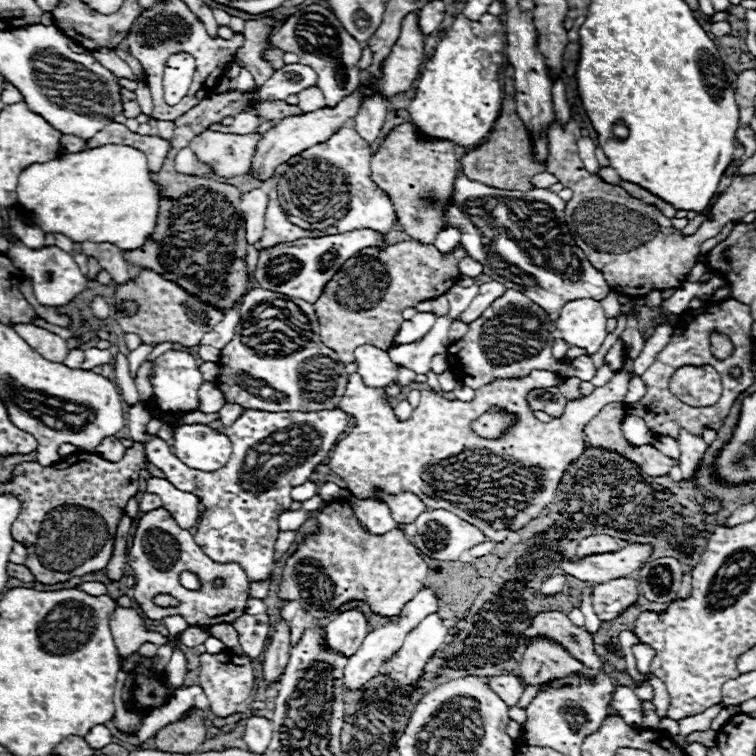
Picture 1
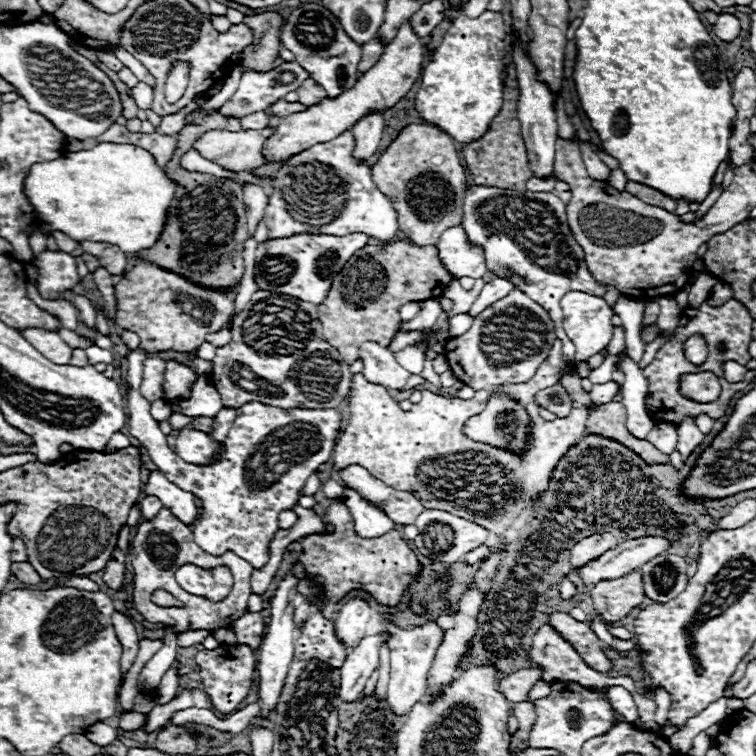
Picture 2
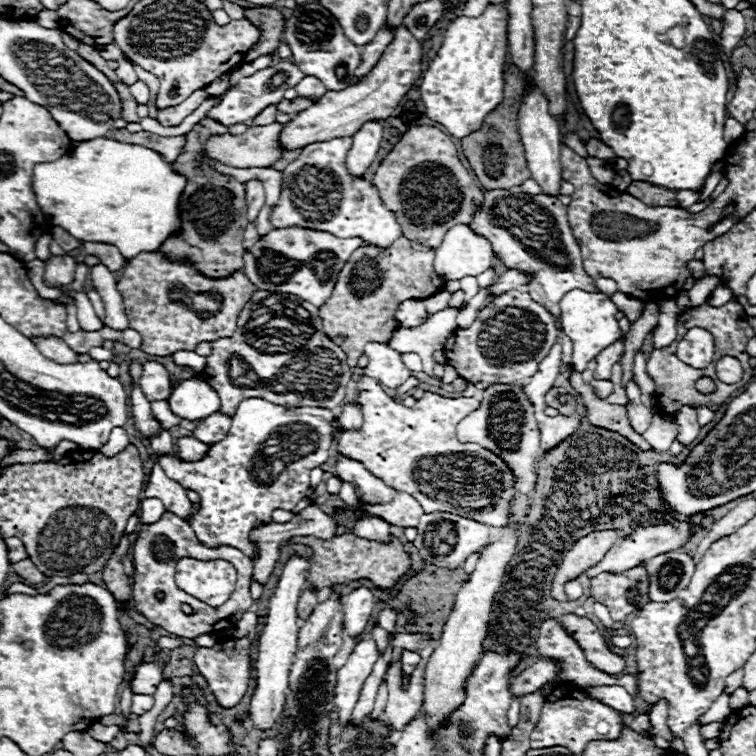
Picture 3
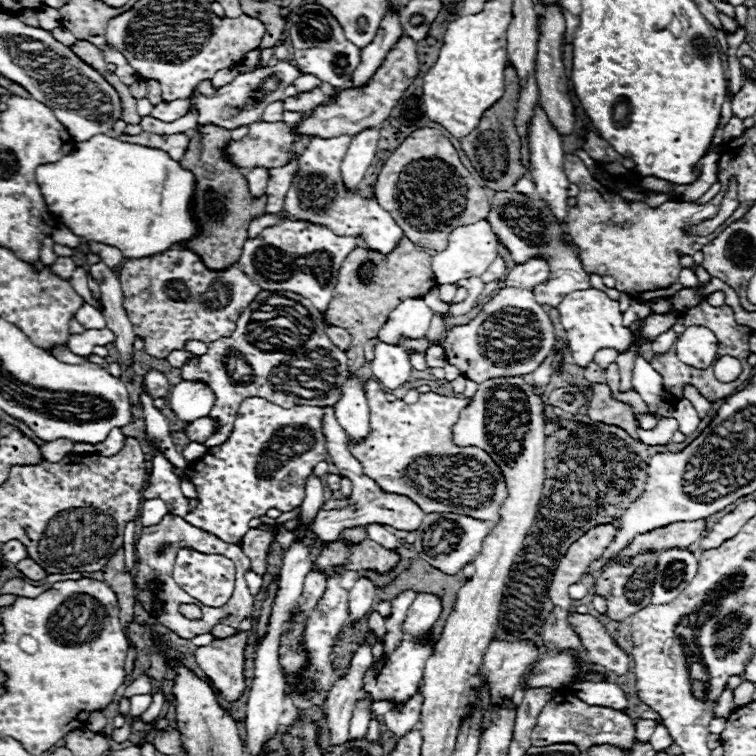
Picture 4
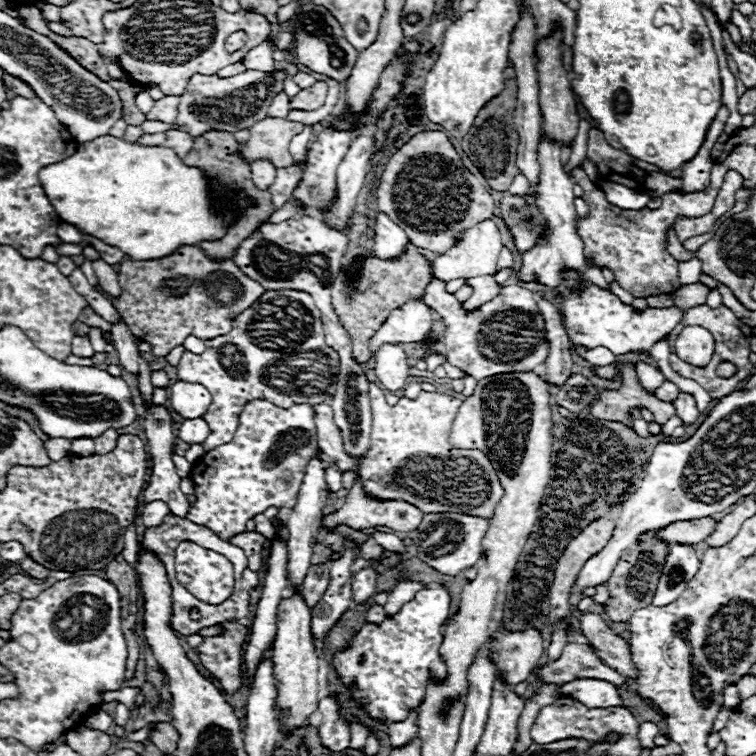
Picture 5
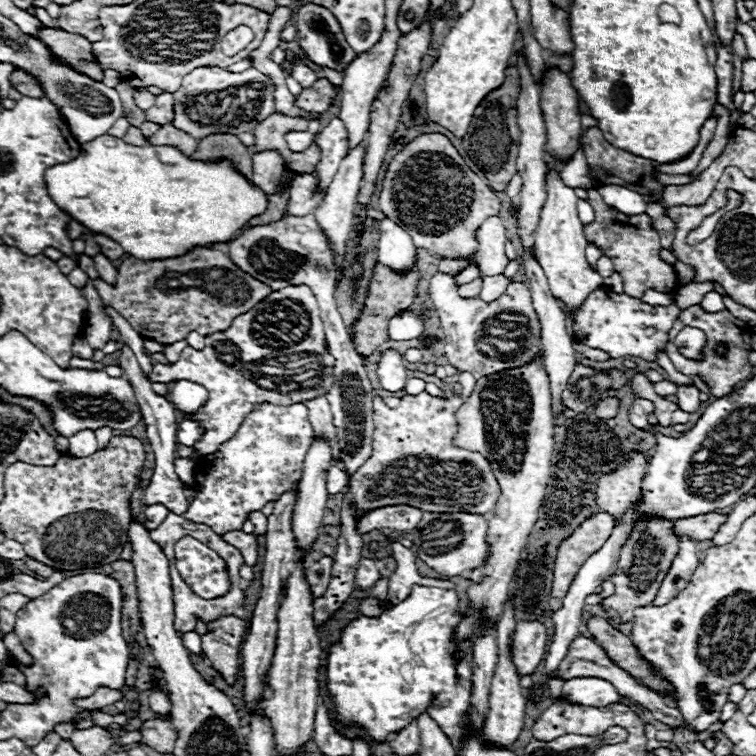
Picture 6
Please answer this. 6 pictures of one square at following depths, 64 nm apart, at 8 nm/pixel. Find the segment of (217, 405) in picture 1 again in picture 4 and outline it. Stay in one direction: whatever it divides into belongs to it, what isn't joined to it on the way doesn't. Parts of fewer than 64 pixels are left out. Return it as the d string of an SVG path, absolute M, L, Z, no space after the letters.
M184 380L170 388L167 402L180 420L194 422L210 414L214 406L214 392L200 380Z

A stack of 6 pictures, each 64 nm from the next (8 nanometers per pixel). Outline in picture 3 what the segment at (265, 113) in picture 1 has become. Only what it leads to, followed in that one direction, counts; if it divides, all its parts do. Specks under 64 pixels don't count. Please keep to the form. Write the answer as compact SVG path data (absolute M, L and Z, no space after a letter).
M302 98L282 100L282 102L278 102L278 110L284 114L298 114L298 112L306 110L310 104L312 104L312 100L302 100Z

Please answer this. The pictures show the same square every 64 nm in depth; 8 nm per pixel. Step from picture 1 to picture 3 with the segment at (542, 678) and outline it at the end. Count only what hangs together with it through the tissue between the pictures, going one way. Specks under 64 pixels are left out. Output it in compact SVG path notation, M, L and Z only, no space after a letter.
M546 620L540 626L540 634L536 638L536 652L540 658L548 658L548 660L556 660L560 666L560 678L574 684L574 686L598 686L598 684L620 684L624 686L632 696L638 694L638 684L636 684L636 676L632 674L620 674L620 676L610 676L606 672L596 670L592 664L588 664L588 660L584 658L584 652L578 648L578 644L566 634L566 630L558 624L558 620Z

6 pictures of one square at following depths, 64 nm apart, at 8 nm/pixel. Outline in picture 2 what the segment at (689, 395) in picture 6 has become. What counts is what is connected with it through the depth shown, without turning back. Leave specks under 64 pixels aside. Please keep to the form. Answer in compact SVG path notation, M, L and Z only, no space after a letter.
M686 420L686 422L682 422L678 426L678 452L680 452L680 456L682 456L684 462L690 458L690 454L698 446L702 446L702 442L704 442L704 434L696 428L694 422Z

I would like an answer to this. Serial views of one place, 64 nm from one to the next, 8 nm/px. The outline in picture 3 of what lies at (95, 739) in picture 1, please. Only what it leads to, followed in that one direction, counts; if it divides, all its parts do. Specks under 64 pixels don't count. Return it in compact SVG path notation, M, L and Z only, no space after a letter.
M95 723L93 726L88 728L87 732L92 738L98 741L110 743L119 730L119 727L116 725L104 726L101 723Z

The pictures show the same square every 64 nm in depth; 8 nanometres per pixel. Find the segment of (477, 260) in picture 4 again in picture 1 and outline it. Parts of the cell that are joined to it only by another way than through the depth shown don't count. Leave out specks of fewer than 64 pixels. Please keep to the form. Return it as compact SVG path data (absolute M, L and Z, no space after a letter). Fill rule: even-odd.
M456 228L440 230L438 236L436 236L436 240L434 240L434 246L440 252L448 252L450 248L456 248L456 244L460 244L460 232ZM468 256L468 258L464 258L464 260L460 262L460 272L462 272L462 276L476 278L478 274L482 274L482 266L480 266L476 260L472 260L472 258Z

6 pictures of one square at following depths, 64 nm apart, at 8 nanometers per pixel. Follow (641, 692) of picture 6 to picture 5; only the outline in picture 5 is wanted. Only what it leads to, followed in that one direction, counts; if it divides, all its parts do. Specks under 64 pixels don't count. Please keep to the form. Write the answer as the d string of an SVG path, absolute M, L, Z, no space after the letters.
M580 642L566 644L560 658L554 662L546 662L536 674L536 678L542 680L544 684L558 684L558 686L568 684L578 676L596 676L596 680L610 680L616 686L622 686L626 680L616 670L602 664L588 644Z

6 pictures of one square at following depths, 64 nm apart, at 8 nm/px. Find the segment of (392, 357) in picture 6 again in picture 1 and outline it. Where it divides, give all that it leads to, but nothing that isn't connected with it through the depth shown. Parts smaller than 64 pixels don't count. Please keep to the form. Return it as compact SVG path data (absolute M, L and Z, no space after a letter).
M368 344L360 346L354 352L354 358L358 364L356 372L362 376L362 382L372 388L382 388L394 380L398 380L402 386L406 386L406 384L414 382L414 378L416 378L416 374L408 368L396 370L394 362L388 358L386 350L378 350Z

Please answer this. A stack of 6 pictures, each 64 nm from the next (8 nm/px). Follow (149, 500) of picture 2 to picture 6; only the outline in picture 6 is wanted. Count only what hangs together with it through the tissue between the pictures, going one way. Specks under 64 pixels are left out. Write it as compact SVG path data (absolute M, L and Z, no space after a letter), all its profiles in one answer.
M152 504L152 506L146 506L144 508L144 526L148 528L148 530L154 530L154 528L158 528L160 524L162 524L162 520L168 516L168 508L164 506L164 504Z

